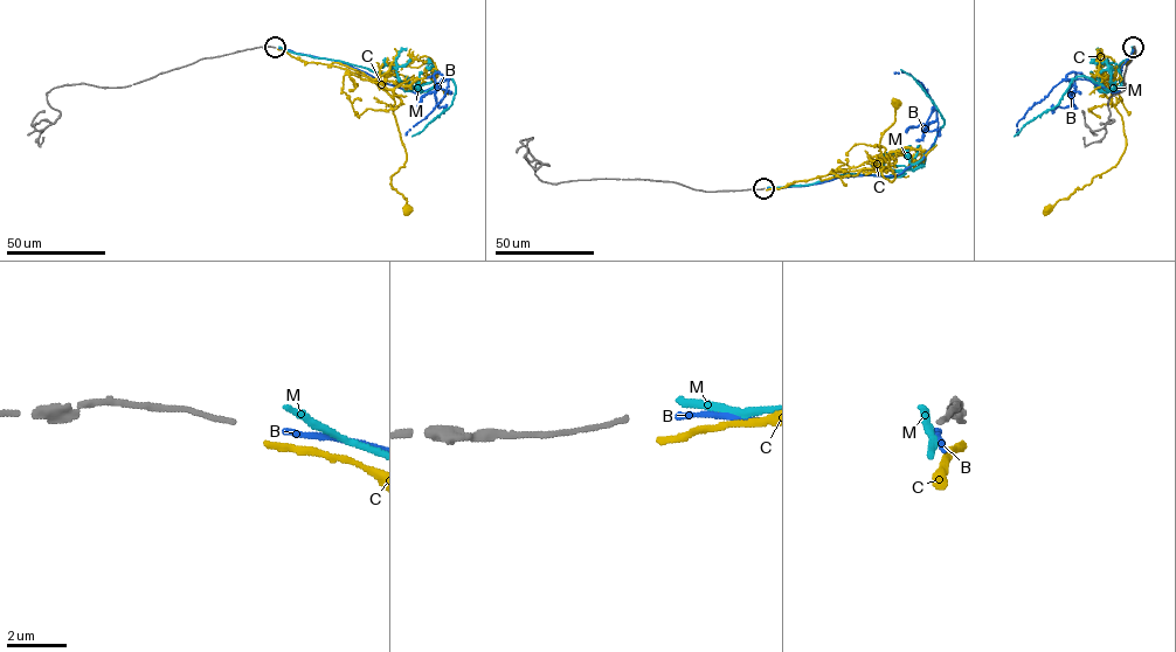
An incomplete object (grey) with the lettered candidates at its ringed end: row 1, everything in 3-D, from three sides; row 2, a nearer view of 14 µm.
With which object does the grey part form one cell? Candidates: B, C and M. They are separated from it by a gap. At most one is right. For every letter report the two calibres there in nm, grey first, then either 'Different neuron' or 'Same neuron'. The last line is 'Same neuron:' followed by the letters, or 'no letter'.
B: Thickness 170 nm (grey) against 180 nm. Same neuron
C: Thickness 170 nm (grey) against 200 nm. Different neuron
M: Thickness 170 nm (grey) against 240 nm. Different neuron
Same neuron: B

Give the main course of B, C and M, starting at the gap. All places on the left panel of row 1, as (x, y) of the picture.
B: (278, 48), (346, 64), (414, 92), (449, 78), (444, 96), (405, 134)
C: (277, 48), (372, 78), (394, 101), (406, 154), (391, 184), (406, 199), (406, 210)
M: (278, 47), (391, 73), (416, 89), (429, 90), (449, 76), (455, 85), (452, 103), (412, 136)

